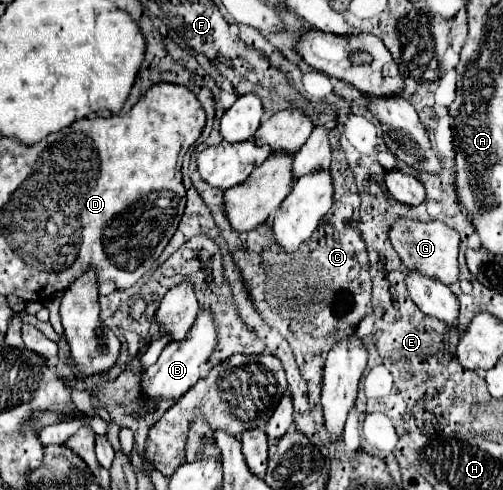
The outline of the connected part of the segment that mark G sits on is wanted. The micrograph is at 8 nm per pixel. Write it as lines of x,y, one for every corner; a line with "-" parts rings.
401,219
389,231
389,239
407,269
413,269
425,277
437,279
443,285
453,285
459,279
459,267
457,267
459,233
447,227
445,223
439,223
439,221
423,223
417,219

